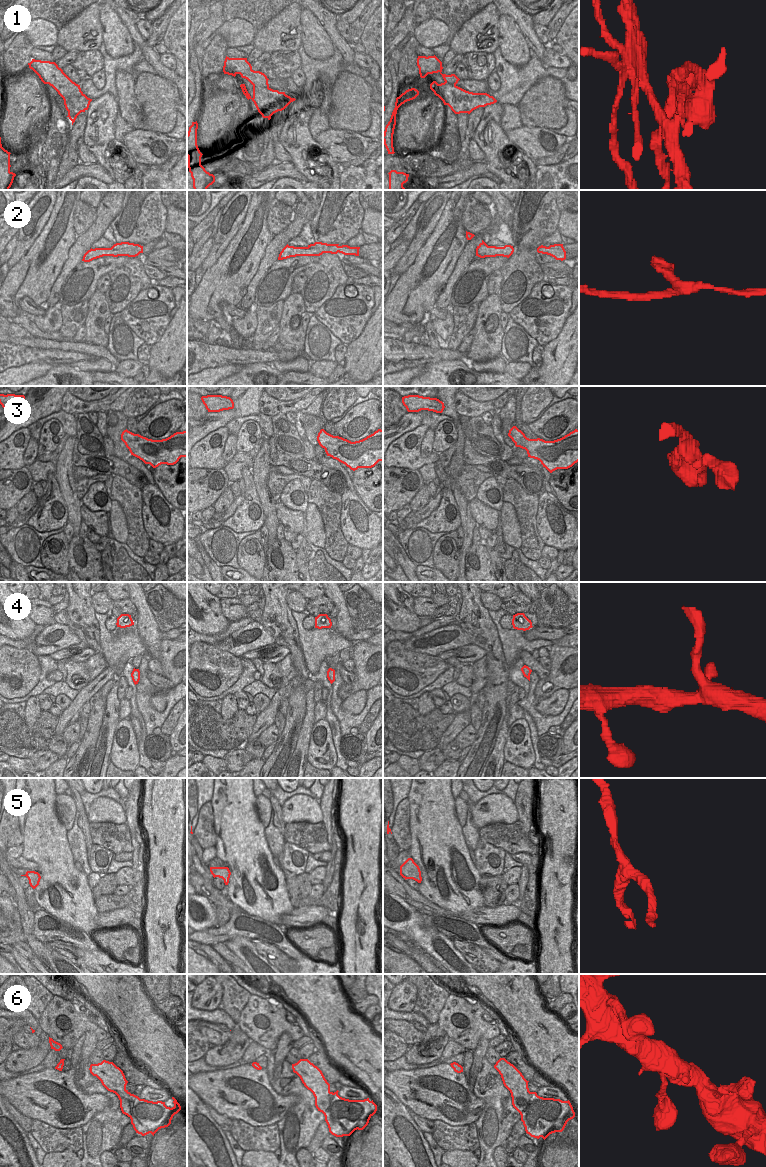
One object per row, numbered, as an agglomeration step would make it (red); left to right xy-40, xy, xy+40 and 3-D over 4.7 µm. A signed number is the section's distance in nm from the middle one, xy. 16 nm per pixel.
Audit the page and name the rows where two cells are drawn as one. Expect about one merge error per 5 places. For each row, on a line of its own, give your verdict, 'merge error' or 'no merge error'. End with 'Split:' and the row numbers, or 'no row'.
1: merge error
2: no merge error
3: no merge error
4: no merge error
5: no merge error
6: no merge error
Split: 1

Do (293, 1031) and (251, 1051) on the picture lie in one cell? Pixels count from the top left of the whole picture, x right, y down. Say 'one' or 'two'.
two

